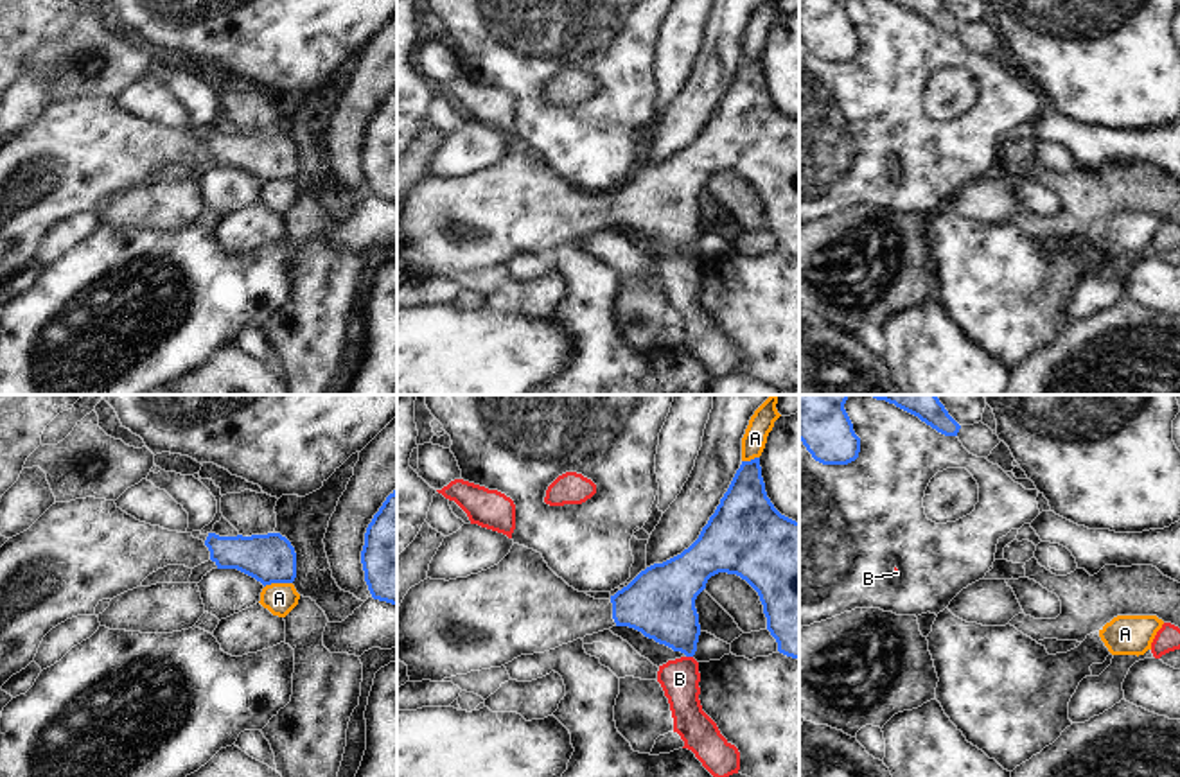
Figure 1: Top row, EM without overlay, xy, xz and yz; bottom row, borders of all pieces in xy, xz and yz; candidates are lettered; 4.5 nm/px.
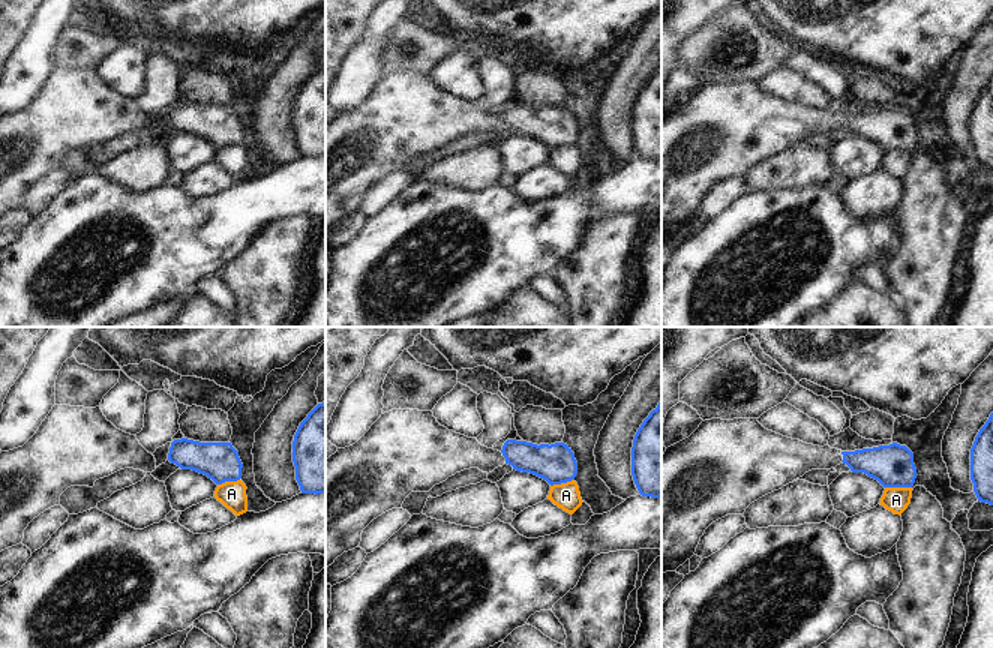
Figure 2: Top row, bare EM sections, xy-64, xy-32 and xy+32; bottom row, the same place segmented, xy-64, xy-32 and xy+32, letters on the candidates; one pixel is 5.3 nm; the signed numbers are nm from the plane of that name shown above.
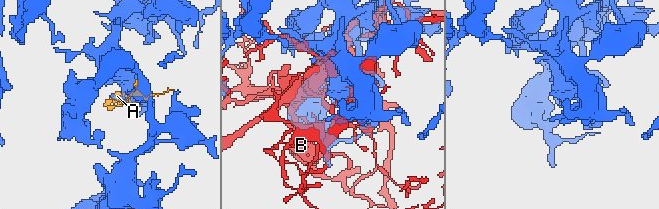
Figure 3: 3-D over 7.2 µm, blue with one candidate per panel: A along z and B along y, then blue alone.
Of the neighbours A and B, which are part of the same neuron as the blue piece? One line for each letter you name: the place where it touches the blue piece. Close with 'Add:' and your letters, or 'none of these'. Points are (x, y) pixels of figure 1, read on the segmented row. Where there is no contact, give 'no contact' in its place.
Add: none of these

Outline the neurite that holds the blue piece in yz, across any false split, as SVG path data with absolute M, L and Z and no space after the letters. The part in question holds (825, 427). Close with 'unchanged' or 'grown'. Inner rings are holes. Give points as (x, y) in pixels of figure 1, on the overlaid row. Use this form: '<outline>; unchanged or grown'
M799 395L799 440L823 465L848 465L859 458L860 438L844 409L850 395Z; unchanged

